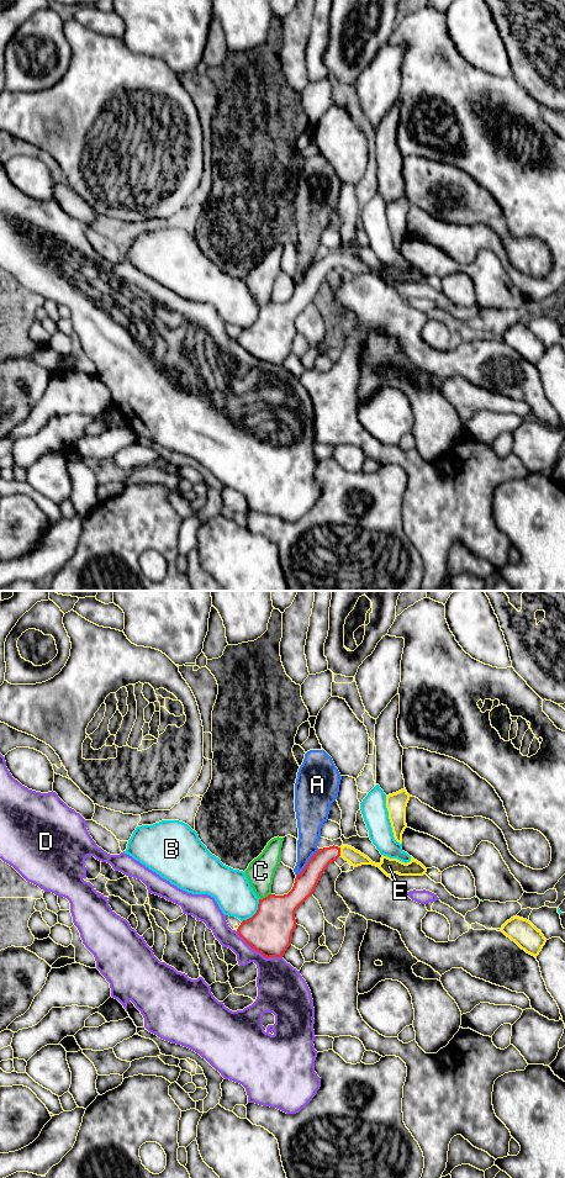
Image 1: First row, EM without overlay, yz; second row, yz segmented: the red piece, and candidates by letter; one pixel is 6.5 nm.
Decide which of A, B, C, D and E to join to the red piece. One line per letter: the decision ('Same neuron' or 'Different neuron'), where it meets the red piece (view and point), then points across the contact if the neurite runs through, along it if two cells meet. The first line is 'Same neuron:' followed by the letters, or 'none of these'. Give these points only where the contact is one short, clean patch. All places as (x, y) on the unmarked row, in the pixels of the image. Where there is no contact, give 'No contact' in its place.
Same neuron: E
A: Different neuron. Touches red at yz (307, 270)
B: Different neuron. Touches red at yz (255, 321)
C: Different neuron. Touches red at yz (265, 305)
D: Different neuron. Touches red at yz (259, 359)
E: Same neuron. Touches red at yz (339, 259). Path across: yz (310, 284), (332, 260), (339, 259), (346, 259), (354, 265)

